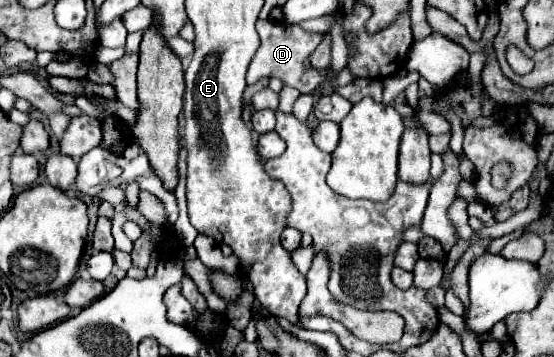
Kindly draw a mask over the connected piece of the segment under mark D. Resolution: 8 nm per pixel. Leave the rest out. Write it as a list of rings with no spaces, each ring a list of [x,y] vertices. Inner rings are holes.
[[[263,19],[257,21],[257,33],[261,37],[261,45],[249,67],[249,85],[255,85],[263,77],[267,77],[267,79],[279,77],[284,85],[299,89],[301,93],[313,93],[321,83],[325,83],[329,79],[329,71],[319,71],[319,69],[305,71],[305,67],[303,67],[305,57],[321,43],[321,35],[307,33],[299,25],[285,27],[281,23],[263,21]]]

